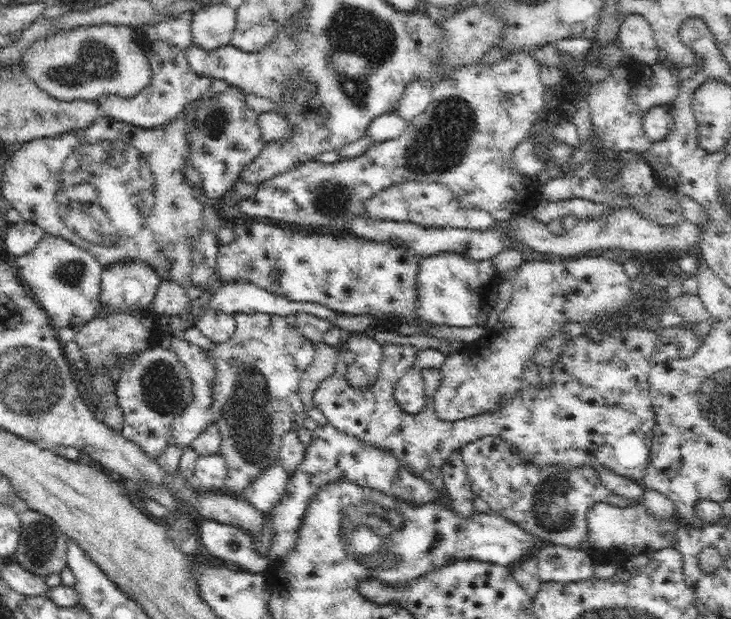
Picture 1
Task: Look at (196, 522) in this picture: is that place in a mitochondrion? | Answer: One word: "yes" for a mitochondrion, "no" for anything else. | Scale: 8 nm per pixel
no

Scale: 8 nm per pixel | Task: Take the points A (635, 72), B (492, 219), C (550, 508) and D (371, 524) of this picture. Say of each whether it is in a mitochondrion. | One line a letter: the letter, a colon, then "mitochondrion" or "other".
A: other
B: other
C: mitochondrion
D: mitochondrion

